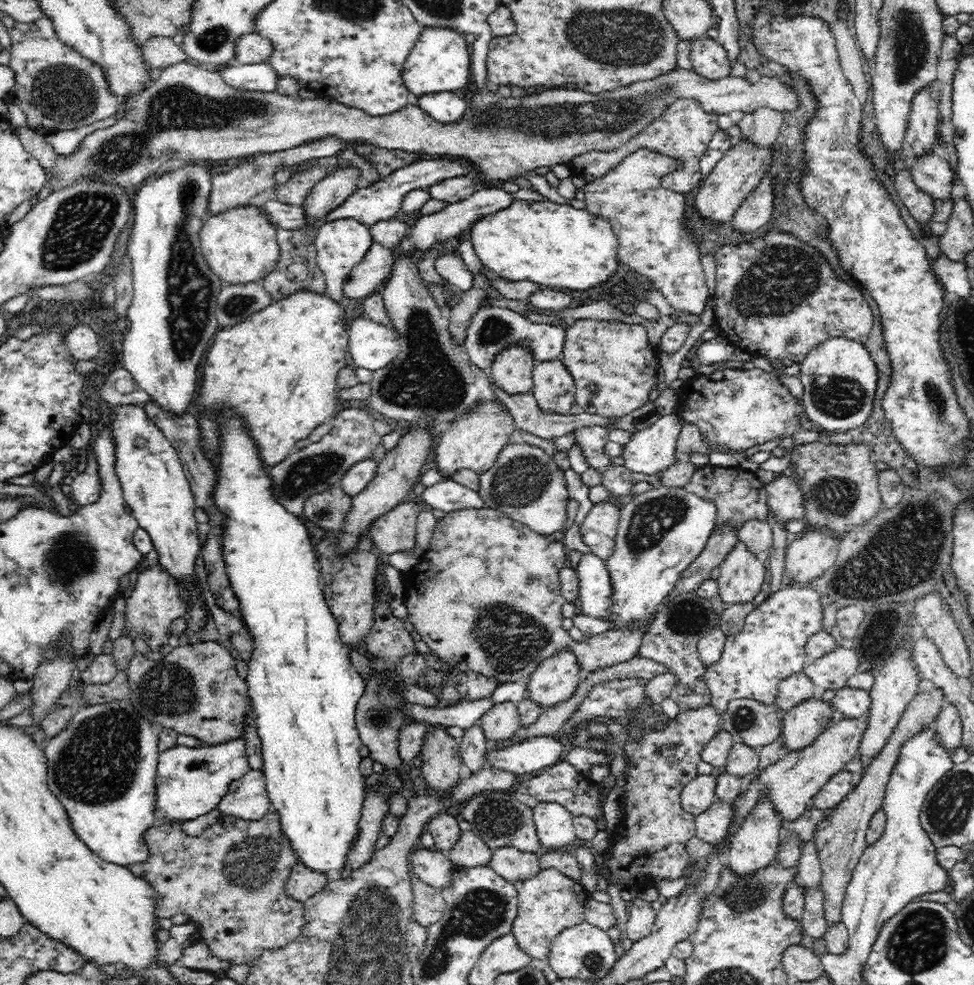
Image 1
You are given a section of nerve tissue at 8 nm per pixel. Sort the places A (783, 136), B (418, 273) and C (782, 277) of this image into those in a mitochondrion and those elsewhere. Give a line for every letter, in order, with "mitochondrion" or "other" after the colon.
A: other
B: other
C: mitochondrion

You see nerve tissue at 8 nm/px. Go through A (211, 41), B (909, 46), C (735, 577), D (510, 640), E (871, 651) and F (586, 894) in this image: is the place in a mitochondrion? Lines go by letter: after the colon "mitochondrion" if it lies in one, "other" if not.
A: mitochondrion
B: mitochondrion
C: other
D: mitochondrion
E: mitochondrion
F: other

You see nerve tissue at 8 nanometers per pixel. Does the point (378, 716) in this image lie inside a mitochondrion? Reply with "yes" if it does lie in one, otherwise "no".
yes

